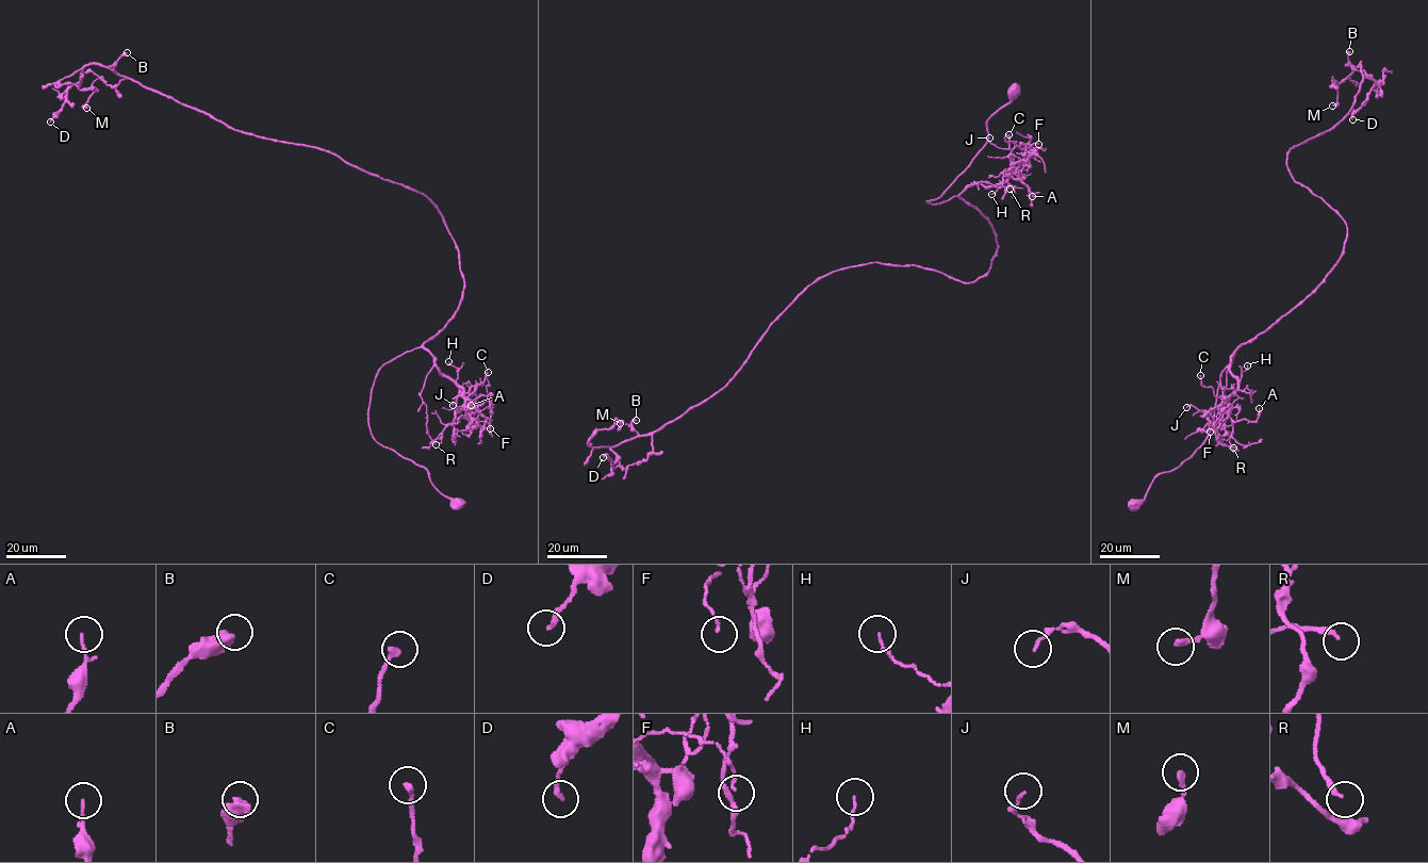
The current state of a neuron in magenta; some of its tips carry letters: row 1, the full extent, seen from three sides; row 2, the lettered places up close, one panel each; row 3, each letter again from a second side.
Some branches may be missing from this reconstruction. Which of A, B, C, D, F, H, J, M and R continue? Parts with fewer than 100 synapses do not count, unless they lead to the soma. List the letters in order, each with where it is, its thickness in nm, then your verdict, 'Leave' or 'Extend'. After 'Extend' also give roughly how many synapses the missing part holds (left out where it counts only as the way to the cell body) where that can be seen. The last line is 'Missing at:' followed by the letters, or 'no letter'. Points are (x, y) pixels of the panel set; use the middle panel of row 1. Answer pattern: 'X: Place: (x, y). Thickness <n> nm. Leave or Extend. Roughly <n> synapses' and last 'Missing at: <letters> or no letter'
A: Place: (1032, 196). Thickness 80 nm. Leave
B: Place: (636, 420). Thickness 550 nm. Leave
C: Place: (1008, 134). Thickness 240 nm. Leave
D: Place: (603, 457). Thickness 190 nm. Leave
F: Place: (1038, 144). Thickness 90 nm. Leave
H: Place: (991, 194). Thickness 110 nm. Leave
J: Place: (989, 137). Thickness 100 nm. Leave
M: Place: (620, 423). Thickness 190 nm. Leave
R: Place: (1010, 189). Thickness 240 nm. Leave
Missing at: no letter

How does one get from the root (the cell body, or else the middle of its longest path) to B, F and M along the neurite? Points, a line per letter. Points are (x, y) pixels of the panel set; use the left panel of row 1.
B: (457, 504), (367, 417), (376, 373), (444, 328), (463, 294), (438, 209), (118, 75), (127, 52)
F: (457, 504), (426, 469), (372, 436), (376, 373), (423, 347), (462, 389), (468, 413), (490, 428)
M: (457, 504), (368, 421), (376, 373), (463, 294), (433, 204), (98, 64), (55, 84), (94, 87), (86, 108)

